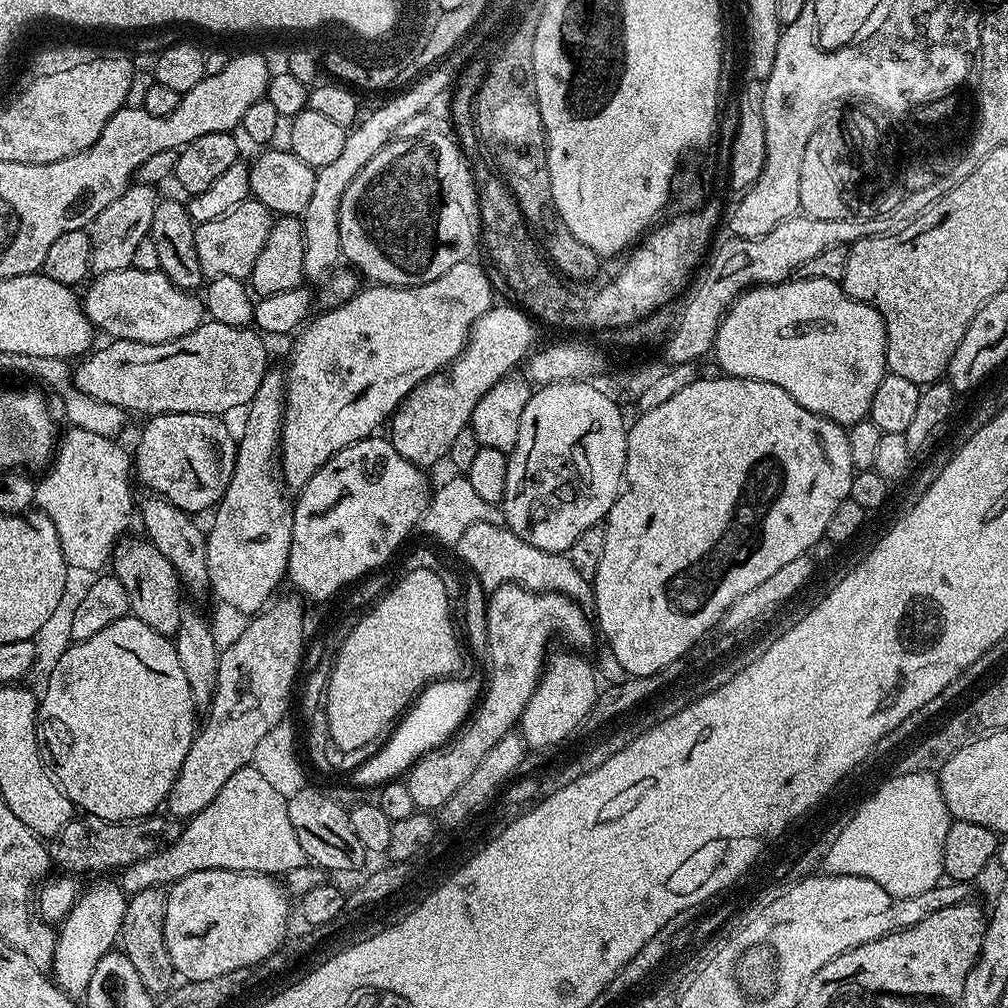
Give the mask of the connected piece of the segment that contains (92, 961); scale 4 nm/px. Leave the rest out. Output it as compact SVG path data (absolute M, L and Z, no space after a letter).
M108 878L101 884L96 884L92 889L85 891L83 895L77 899L77 902L67 916L64 917L58 928L56 937L56 949L53 954L53 964L50 972L56 981L56 985L63 990L67 996L80 998L85 995L90 986L90 978L94 974L94 970L98 966L98 962L102 958L102 954L113 951L117 947L120 938L120 927L124 921L126 914L126 906L128 905L128 896L119 883L108 881Z

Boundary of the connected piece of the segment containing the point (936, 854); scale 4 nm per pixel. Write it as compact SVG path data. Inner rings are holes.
M931 771L923 772L922 774L899 774L893 775L893 780L888 780L873 796L868 796L857 803L854 811L848 817L842 832L838 834L830 846L829 852L823 858L822 868L825 873L833 876L861 876L870 882L878 882L878 886L882 886L882 890L886 890L892 896L913 896L914 894L922 894L926 890L935 888L941 883L944 876L944 847L946 846L946 832L949 826L952 825L953 818L948 813L946 802L943 800L943 794L940 792L940 786L937 777Z

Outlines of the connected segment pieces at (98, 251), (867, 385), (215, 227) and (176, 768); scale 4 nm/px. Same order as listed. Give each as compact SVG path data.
M133 183L88 227L91 238L91 268L95 275L113 273L131 267L135 248L151 233L154 210L158 203L153 185Z
M817 276L807 278L808 280L800 279L793 278L785 280L783 284L761 284L750 288L728 307L728 313L720 323L720 329L716 331L714 345L714 357L716 356L717 362L720 363L719 371L725 376L736 376L739 380L770 382L774 386L786 390L786 394L790 394L790 398L794 398L794 402L798 402L798 406L806 406L806 410L830 418L836 424L854 425L867 417L870 402L874 402L874 393L878 391L878 386L886 374L888 359L886 358L884 319L880 317L878 310L872 308L872 305L858 302L852 296L845 294L843 287L837 281L823 280Z
M249 198L225 212L222 218L196 225L198 262L205 277L225 276L247 281L254 270L254 262L258 262L258 254L262 254L262 246L266 246L273 219L269 208L255 198Z
M134 615L123 616L118 622L106 626L106 630L94 634L94 638L73 642L59 659L53 673L50 674L49 684L42 688L42 695L38 700L38 715L36 718L36 733L40 739L43 751L50 761L51 771L54 773L57 784L64 789L66 795L72 799L73 805L81 813L97 816L103 820L118 820L131 822L151 817L156 807L167 801L170 790L182 770L182 762L186 762L186 754L190 750L192 741L196 739L198 731L198 709L190 682L186 682L186 674L182 665L178 663L175 643L162 633L152 630Z

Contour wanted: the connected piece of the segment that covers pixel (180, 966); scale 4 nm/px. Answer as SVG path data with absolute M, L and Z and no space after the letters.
M198 870L194 874L186 874L186 878L176 881L167 889L168 901L166 902L166 922L164 933L166 934L166 950L170 950L172 967L177 973L180 972L185 981L215 978L218 975L230 974L231 971L238 971L240 968L248 968L256 965L260 960L268 959L274 954L281 943L283 943L288 932L288 900L290 896L283 887L276 885L277 881L270 876L261 876L258 872L235 872L234 870Z

